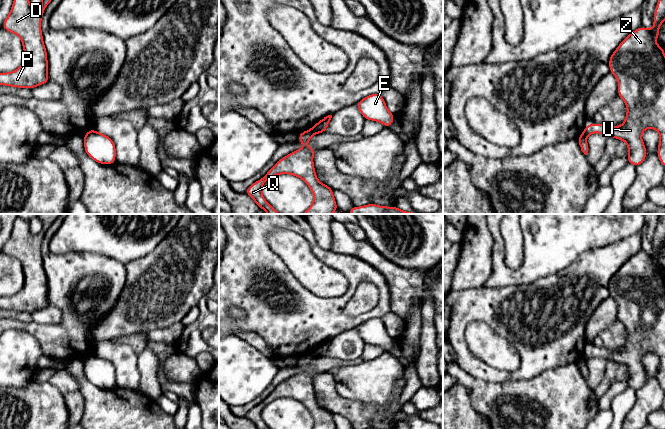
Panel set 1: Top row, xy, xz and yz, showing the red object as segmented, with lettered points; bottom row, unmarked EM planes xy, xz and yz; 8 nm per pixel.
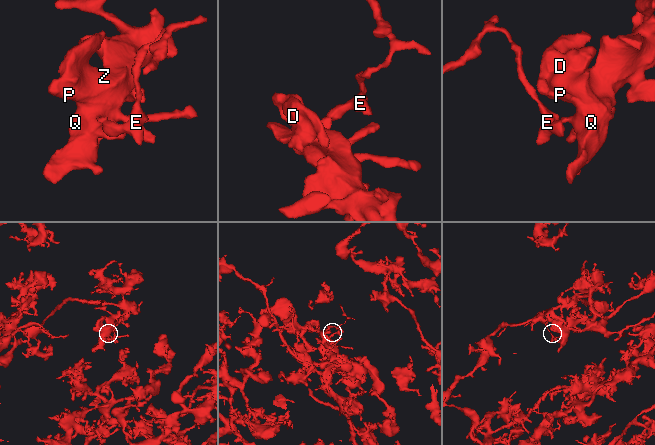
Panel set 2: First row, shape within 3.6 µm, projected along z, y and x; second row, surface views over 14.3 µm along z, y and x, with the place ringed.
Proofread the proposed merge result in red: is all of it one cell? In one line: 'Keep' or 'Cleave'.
Cleave

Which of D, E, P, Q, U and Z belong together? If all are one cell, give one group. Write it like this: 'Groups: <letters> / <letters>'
Groups: D P Q U Z / E

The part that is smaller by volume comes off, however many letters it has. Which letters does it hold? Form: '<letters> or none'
E

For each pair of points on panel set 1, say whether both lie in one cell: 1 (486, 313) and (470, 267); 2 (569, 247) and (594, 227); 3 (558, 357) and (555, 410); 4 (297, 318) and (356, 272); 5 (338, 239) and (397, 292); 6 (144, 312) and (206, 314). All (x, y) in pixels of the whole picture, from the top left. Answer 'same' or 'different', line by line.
1: different
2: same
3: different
4: same
5: same
6: different

